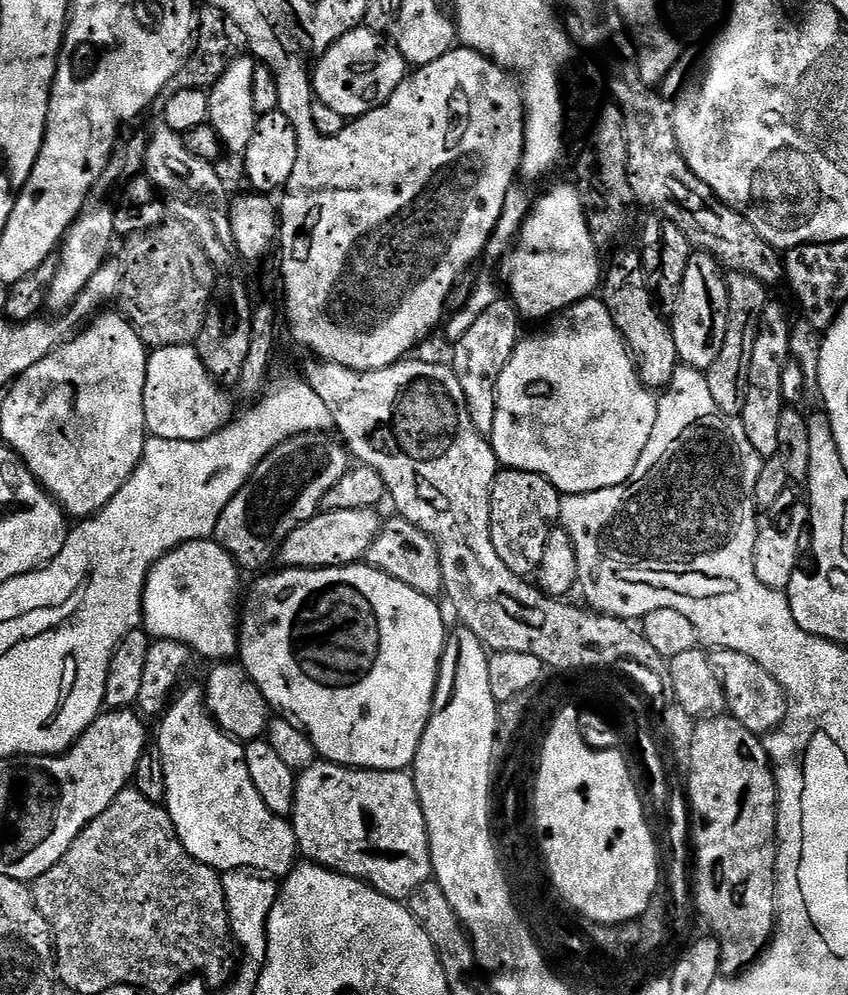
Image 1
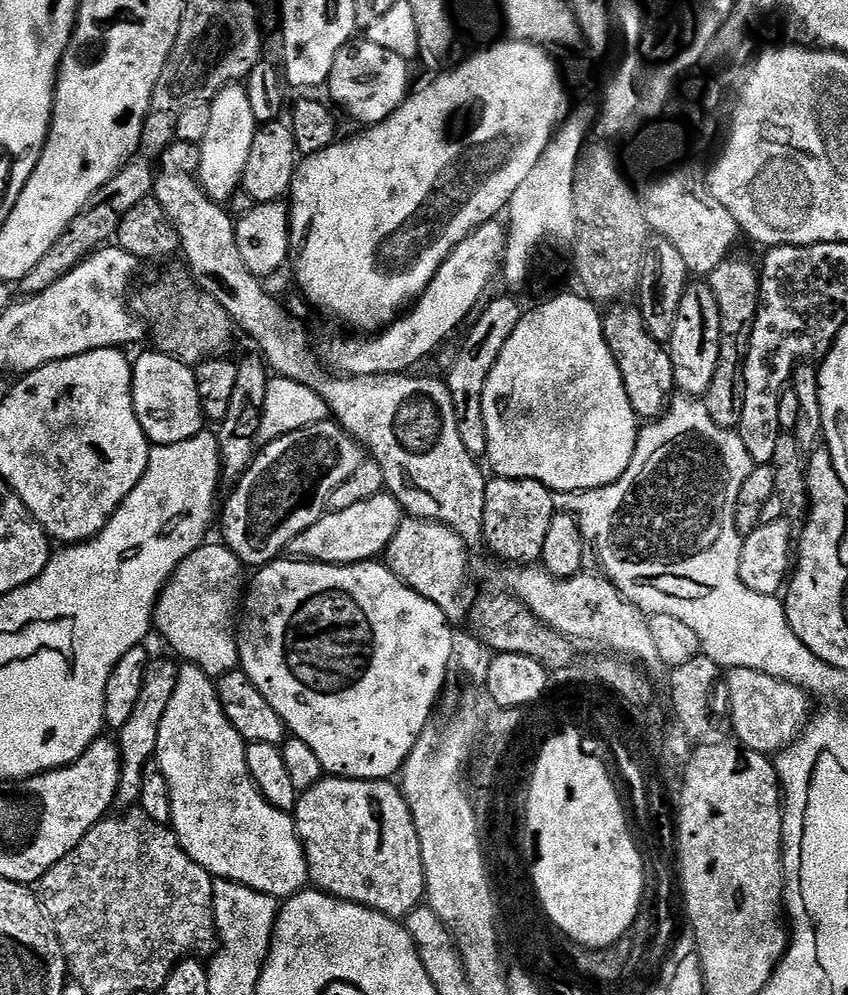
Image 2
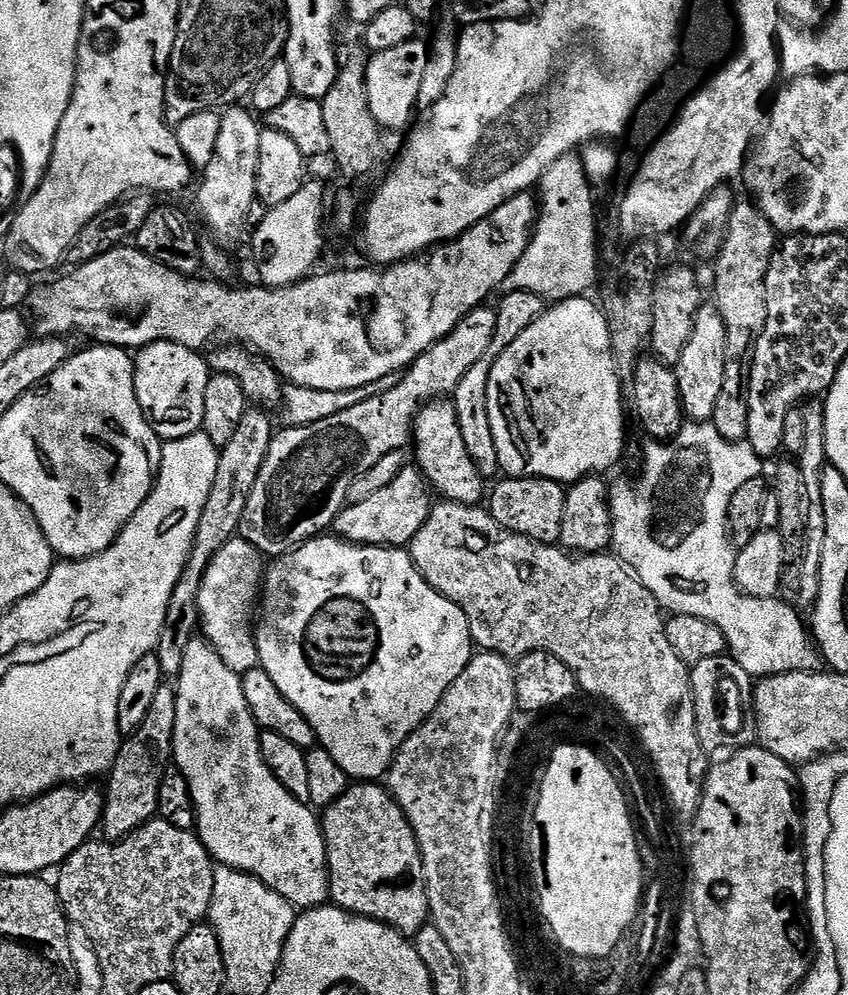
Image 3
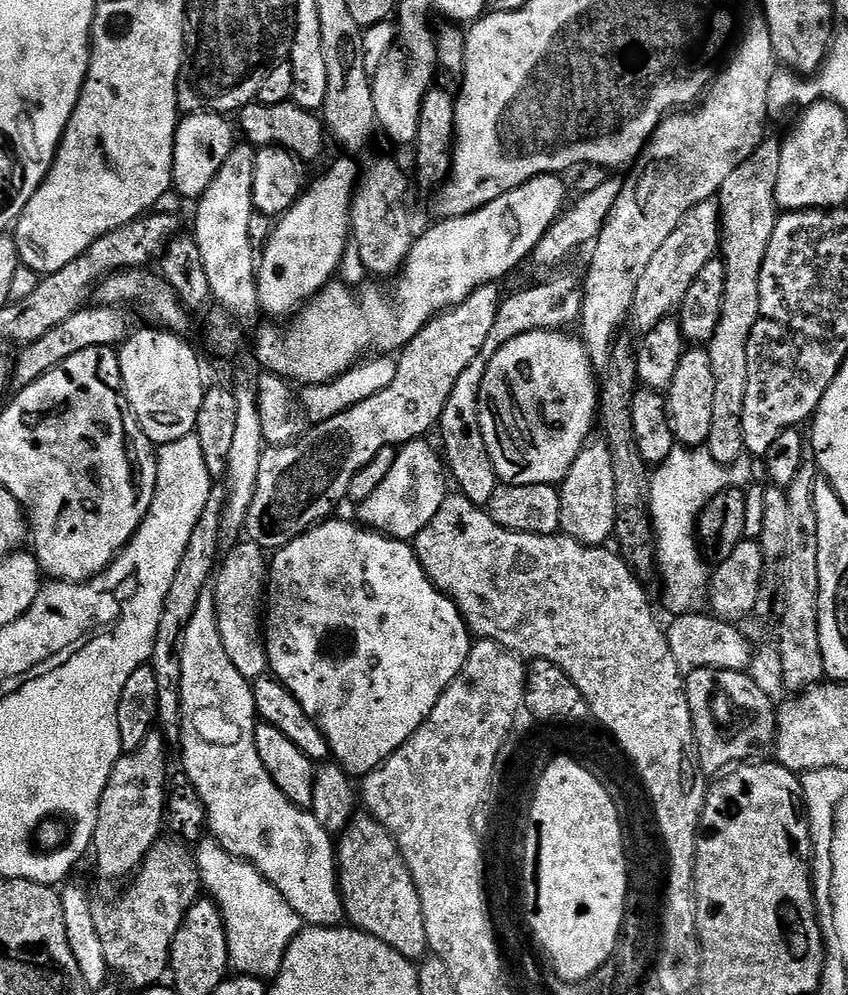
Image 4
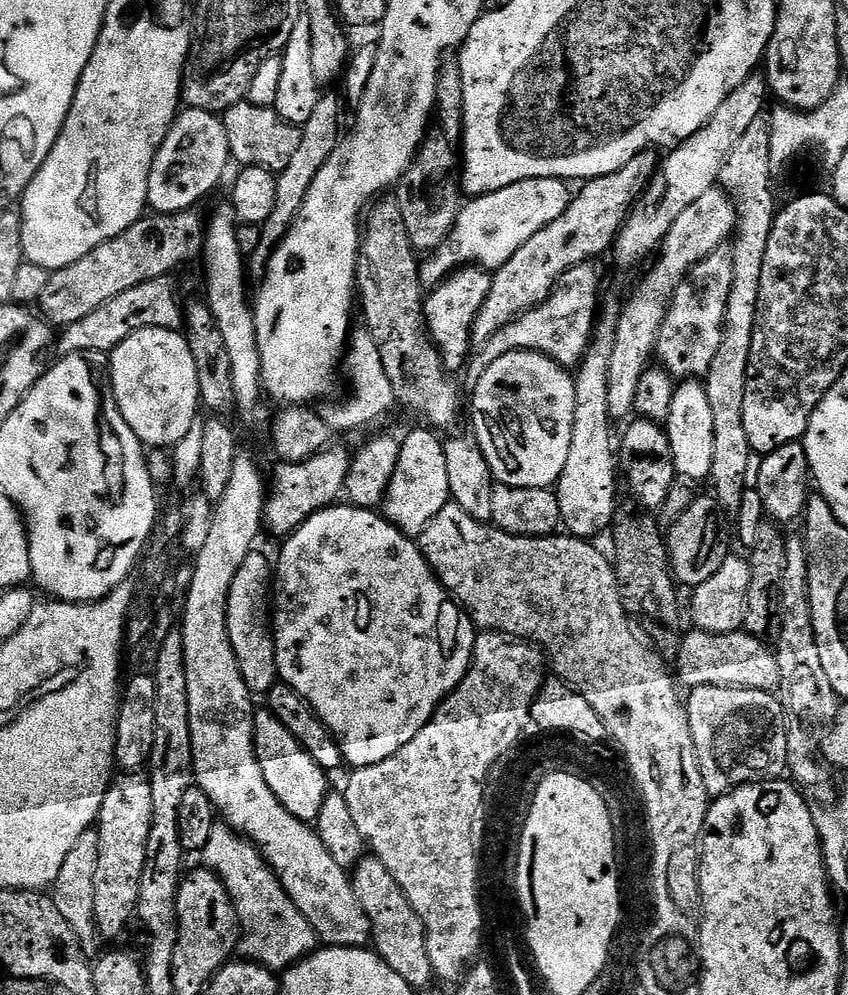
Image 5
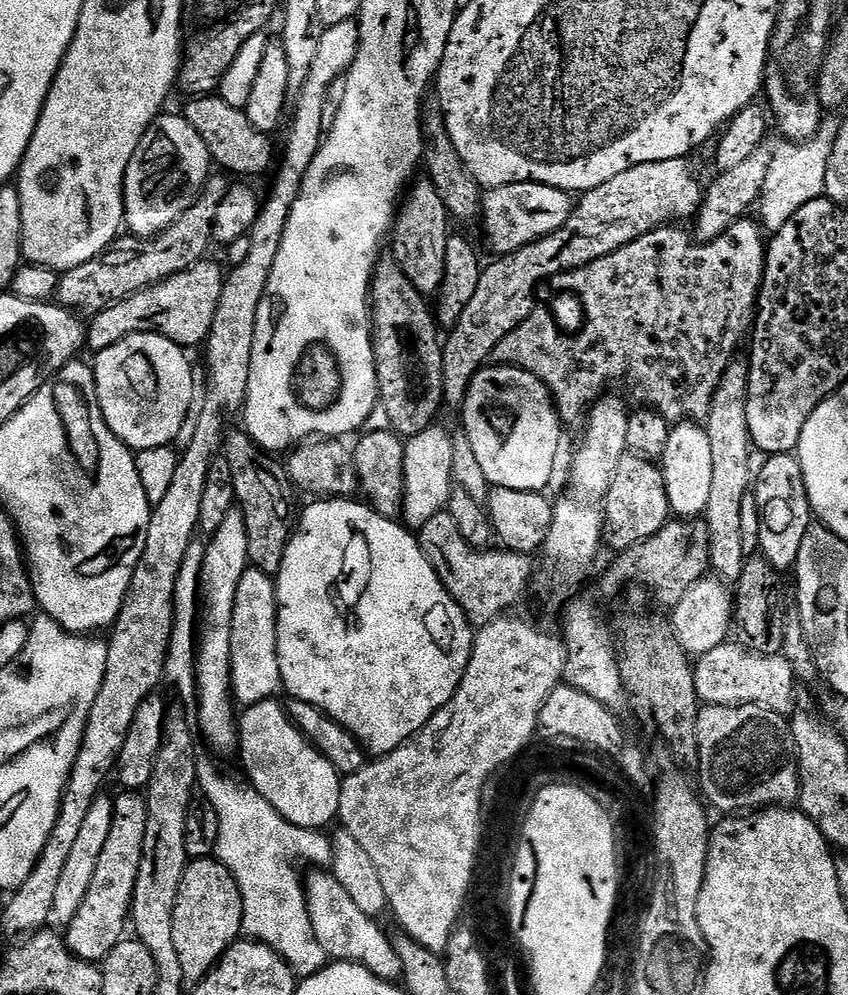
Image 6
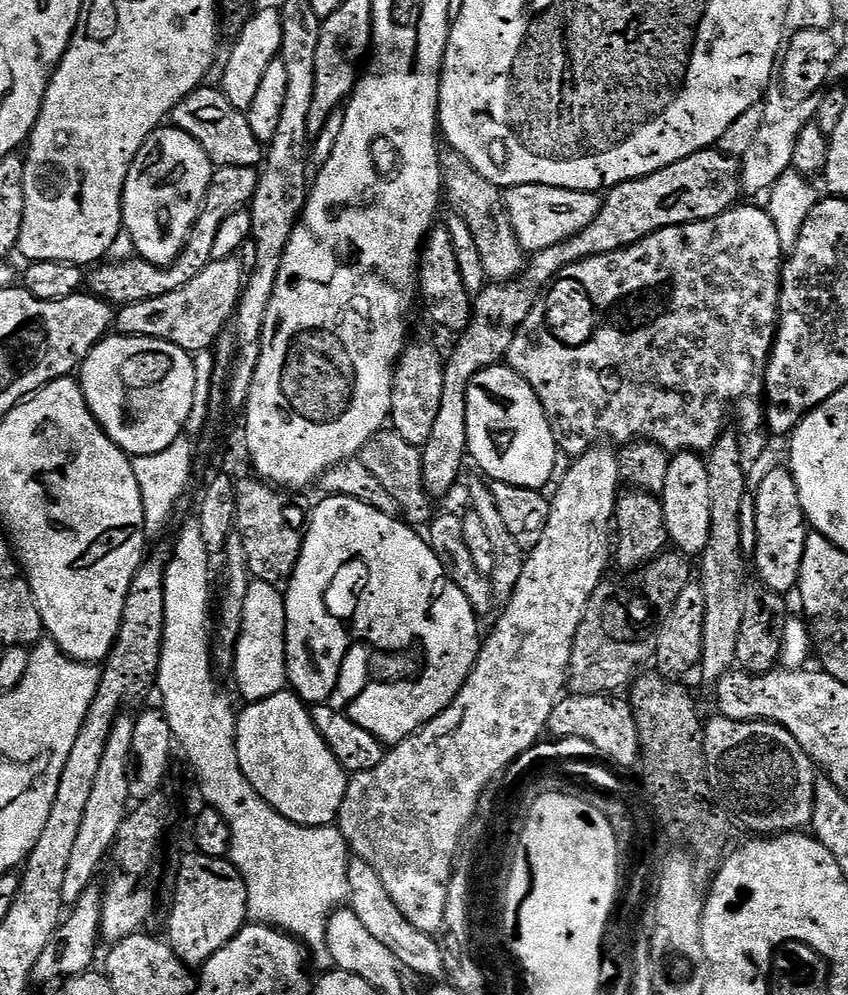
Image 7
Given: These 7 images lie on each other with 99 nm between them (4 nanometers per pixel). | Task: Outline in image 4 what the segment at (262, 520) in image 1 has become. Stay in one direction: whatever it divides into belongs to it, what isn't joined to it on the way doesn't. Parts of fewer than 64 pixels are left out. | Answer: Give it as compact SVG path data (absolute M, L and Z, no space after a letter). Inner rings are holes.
M484 284L467 296L461 304L455 304L446 312L441 312L415 336L399 353L396 360L394 382L386 386L378 394L358 402L353 408L338 413L334 418L313 423L303 436L299 436L292 444L278 444L265 447L258 478L254 486L254 498L250 502L248 517L244 523L246 536L253 544L265 550L284 548L303 532L316 527L329 519L336 508L336 503L347 497L351 480L358 474L383 447L396 448L409 444L412 440L427 437L428 431L435 429L440 423L443 408L450 398L462 374L470 362L474 362L486 334L490 334L490 326L494 326L494 318L500 309L502 292L496 284Z

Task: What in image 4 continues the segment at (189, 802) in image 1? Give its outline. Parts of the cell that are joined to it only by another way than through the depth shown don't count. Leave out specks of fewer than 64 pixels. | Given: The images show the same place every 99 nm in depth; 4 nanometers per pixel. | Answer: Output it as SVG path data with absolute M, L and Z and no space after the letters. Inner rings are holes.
M203 591L198 598L194 612L190 616L188 623L186 623L184 635L180 639L178 655L181 660L181 730L178 744L184 747L184 768L182 768L182 772L183 775L190 778L190 782L196 787L198 794L202 798L204 809L208 815L206 828L210 833L211 839L217 840L231 856L237 856L238 859L246 860L248 863L253 864L275 886L278 894L282 894L282 898L286 898L286 902L290 902L290 906L299 914L301 921L305 925L318 928L337 927L345 919L346 913L344 910L344 900L340 896L338 887L337 849L334 847L333 837L326 829L318 824L312 816L311 811L299 808L297 804L290 803L286 798L286 794L282 794L282 790L278 790L278 786L270 778L270 774L266 770L262 758L258 758L258 750L256 749L256 725L258 723L258 717L256 715L256 707L254 706L252 685L245 676L238 674L234 662L230 662L230 654L226 654L226 646L222 646L222 638L220 637L218 620L216 618L216 597L211 591Z

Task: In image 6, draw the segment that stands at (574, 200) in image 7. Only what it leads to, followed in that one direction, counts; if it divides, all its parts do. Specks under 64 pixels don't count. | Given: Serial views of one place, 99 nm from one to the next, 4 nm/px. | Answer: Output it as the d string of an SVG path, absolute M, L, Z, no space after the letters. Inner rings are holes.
M507 184L485 191L482 196L482 221L488 244L496 254L517 252L522 246L558 230L570 218L574 200L561 188L545 184Z

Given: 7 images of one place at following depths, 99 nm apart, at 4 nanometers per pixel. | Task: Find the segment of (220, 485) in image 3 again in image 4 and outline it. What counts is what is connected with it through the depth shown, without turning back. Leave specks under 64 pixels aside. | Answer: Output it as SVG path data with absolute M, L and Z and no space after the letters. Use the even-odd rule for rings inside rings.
M220 484L213 488L199 516L198 524L191 531L190 541L187 542L186 553L182 556L178 570L175 571L173 585L166 594L163 602L162 619L158 624L158 634L149 663L154 670L154 679L157 681L158 710L157 725L161 735L167 741L174 742L180 737L181 730L181 660L176 655L181 637L184 635L186 623L194 612L198 598L207 587L207 580L211 579L214 572L216 548L222 540L224 503L227 500L227 487Z

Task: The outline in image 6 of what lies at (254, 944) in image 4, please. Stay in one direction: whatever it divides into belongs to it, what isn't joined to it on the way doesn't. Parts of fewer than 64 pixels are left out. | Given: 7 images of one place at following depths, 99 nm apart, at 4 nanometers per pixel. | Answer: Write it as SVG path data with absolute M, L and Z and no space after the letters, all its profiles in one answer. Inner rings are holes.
M205 758L197 766L199 795L204 795L201 797L212 804L214 810L218 810L218 846L214 853L215 859L234 874L234 882L238 882L238 890L242 894L243 935L273 948L290 965L297 977L313 976L323 970L329 959L326 950L318 946L318 938L314 938L314 926L310 922L308 903L304 897L302 872L300 876L296 867L300 860L309 860L312 866L331 865L332 841L323 831L294 826L286 818L282 818L282 814L278 814L278 810L274 810L274 806L270 806L270 802L266 802L266 798L262 798L262 794L258 794L255 788L243 779L240 780L227 776L218 765L211 764Z

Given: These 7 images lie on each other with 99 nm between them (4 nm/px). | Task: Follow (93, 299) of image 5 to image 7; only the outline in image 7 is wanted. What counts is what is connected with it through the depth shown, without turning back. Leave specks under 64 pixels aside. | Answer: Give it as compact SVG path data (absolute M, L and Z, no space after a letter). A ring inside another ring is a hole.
M246 166L216 168L212 173L212 181L206 190L200 213L190 230L188 240L178 254L178 258L169 268L159 268L139 258L124 260L121 264L100 262L87 273L87 291L100 300L108 301L113 306L123 306L134 302L146 302L146 298L162 298L162 294L182 290L182 286L186 286L186 282L198 278L198 274L202 274L202 270L206 270L206 266L212 264L214 238L218 238L218 226L222 226L222 222L226 222L226 218L230 214L249 207L254 198L259 178L260 173L256 168Z

